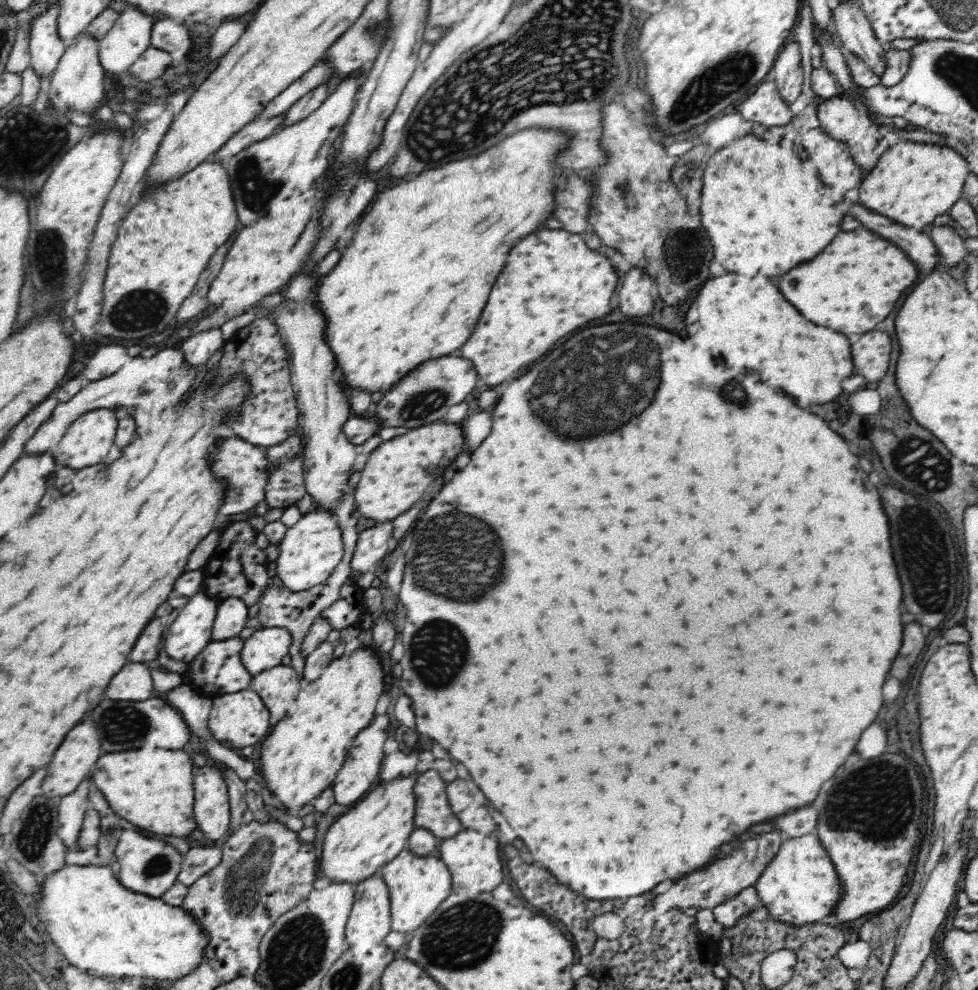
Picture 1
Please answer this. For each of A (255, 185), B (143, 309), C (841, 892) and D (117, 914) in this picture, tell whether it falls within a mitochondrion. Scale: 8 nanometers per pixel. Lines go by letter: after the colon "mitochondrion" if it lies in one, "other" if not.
A: mitochondrion
B: mitochondrion
C: other
D: other

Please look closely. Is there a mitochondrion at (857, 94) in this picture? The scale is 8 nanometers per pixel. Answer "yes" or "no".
no

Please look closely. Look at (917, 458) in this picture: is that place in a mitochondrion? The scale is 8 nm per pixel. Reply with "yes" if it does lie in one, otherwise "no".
yes

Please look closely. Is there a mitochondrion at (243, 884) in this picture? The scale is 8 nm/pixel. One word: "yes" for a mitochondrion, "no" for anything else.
yes

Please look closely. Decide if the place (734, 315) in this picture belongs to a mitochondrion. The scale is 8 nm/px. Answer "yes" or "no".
no

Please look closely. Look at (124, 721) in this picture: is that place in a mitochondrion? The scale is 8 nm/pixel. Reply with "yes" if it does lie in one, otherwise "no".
yes

